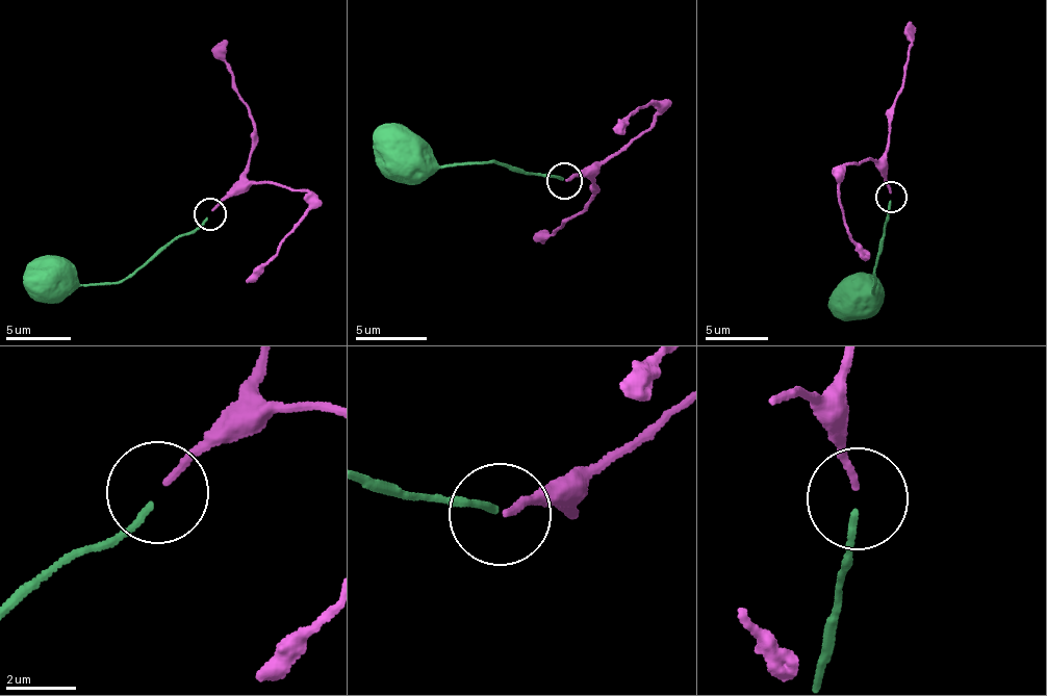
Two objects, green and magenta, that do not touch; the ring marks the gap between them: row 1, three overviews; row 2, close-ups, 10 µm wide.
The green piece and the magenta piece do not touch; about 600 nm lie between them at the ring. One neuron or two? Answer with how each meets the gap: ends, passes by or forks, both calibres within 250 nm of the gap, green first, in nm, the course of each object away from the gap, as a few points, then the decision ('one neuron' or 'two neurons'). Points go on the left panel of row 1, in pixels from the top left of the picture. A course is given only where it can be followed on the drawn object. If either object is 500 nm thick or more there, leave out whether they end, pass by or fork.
green ends there; magenta ends there; 180 nm thick on the green side, 190 nm on the other; green runs (206, 216), (117, 283), (51, 282); magenta runs (212, 210), (255, 185), (277, 183), (308, 194), (309, 209), (297, 228), (279, 251), (245, 280); two neurons

